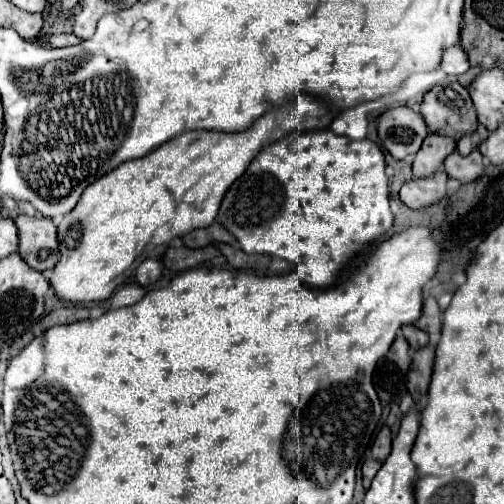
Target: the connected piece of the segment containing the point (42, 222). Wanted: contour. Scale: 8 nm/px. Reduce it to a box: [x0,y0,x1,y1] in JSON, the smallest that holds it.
[14,215,58,271]

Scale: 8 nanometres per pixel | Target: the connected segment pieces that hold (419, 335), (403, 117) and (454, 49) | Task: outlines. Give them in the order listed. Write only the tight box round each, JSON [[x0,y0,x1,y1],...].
[[402,325,428,351],[378,107,428,159],[438,43,470,75]]

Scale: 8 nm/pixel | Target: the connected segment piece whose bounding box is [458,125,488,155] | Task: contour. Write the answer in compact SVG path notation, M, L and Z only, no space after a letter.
M478 125L478 129L474 131L474 133L468 133L468 135L462 135L460 139L458 139L458 153L460 155L468 155L472 149L476 149L478 147L478 143L482 141L482 139L486 139L488 137L488 129L484 127L484 125Z

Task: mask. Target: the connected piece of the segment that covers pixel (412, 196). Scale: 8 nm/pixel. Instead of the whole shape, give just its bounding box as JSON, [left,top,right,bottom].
[400,169,448,209]

